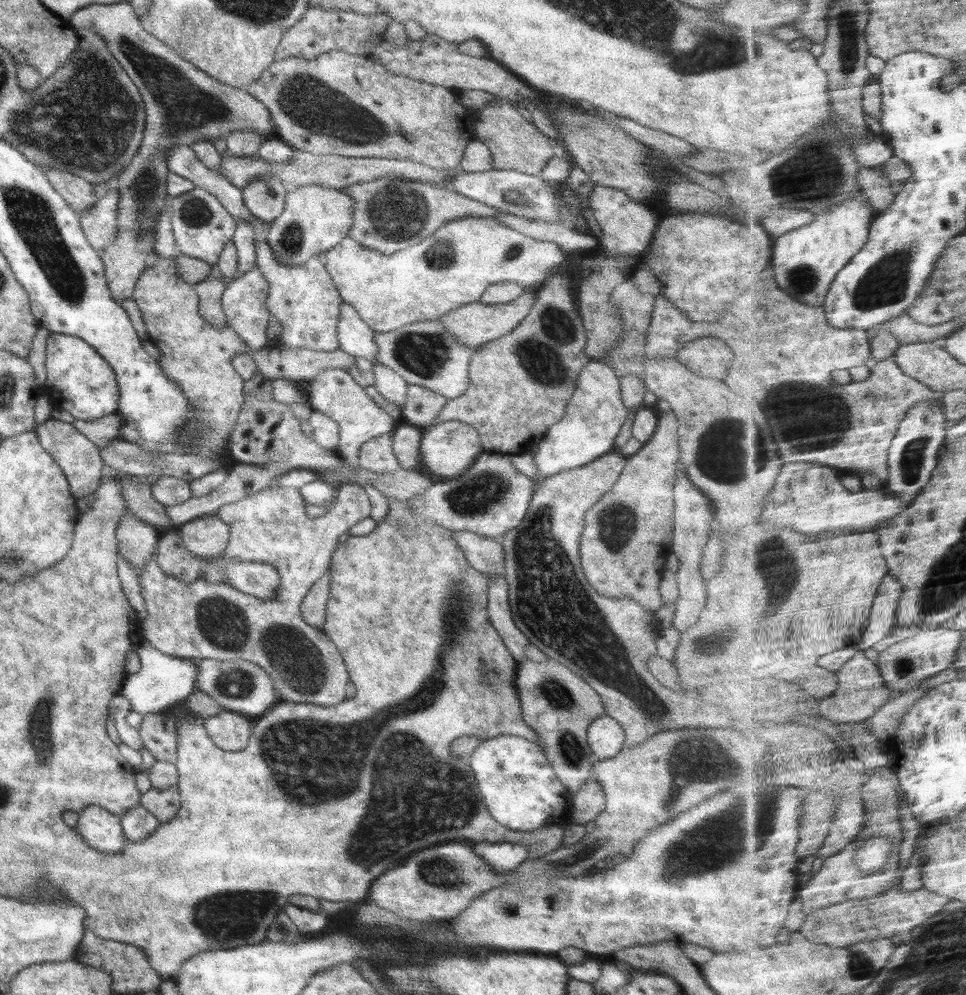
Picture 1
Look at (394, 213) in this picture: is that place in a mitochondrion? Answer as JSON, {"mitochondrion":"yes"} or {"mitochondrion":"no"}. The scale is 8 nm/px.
{"mitochondrion":"yes"}

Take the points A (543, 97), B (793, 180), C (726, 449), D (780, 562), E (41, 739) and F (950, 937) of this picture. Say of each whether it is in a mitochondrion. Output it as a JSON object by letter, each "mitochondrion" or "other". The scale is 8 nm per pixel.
{"A":"other","B":"mitochondrion","C":"mitochondrion","D":"mitochondrion","E":"mitochondrion","F":"mitochondrion"}

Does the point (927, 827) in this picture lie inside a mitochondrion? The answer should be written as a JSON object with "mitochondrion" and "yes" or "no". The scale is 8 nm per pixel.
{"mitochondrion":"no"}

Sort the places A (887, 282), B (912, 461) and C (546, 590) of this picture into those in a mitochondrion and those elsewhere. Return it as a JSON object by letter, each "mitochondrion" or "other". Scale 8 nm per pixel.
{"A":"mitochondrion","B":"mitochondrion","C":"mitochondrion"}

